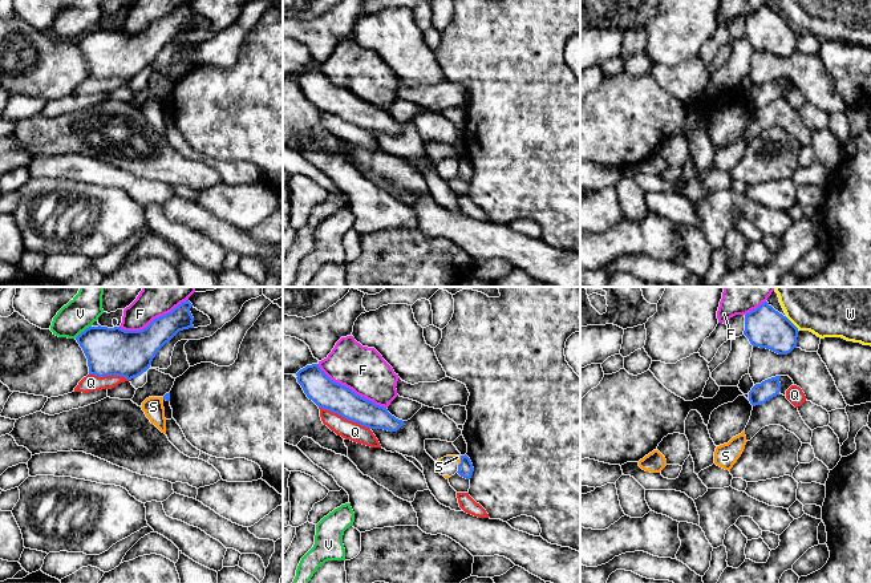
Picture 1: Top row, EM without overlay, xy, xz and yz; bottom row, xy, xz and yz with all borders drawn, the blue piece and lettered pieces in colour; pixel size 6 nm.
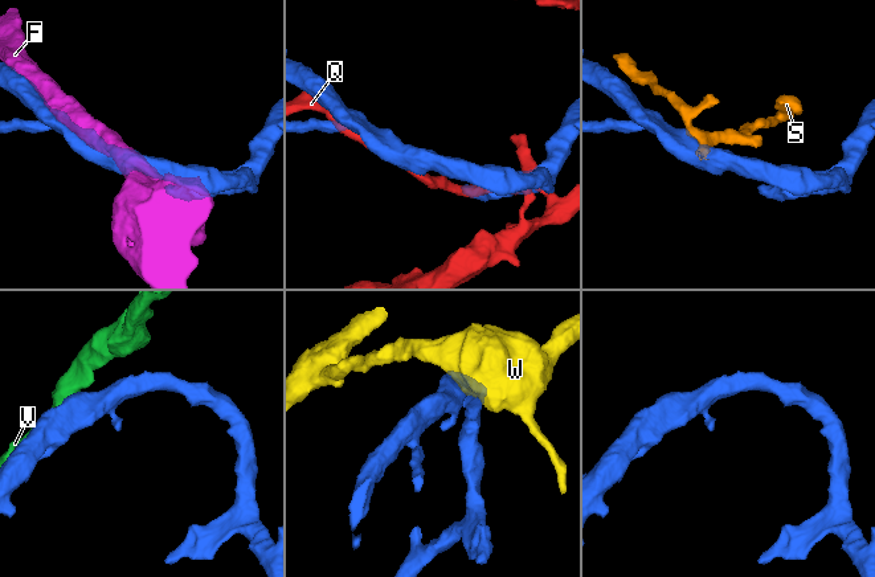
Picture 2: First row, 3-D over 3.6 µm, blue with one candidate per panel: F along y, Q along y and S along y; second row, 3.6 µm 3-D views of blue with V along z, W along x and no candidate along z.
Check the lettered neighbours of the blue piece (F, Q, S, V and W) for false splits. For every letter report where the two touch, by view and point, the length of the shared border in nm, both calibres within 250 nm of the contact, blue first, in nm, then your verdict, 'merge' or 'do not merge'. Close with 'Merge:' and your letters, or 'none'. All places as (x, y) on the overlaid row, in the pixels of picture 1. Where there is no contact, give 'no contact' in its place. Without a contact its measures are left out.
F: meets blue in xz at (351, 389); contact 500 nm long; 180 nm thick on the blue side, 280 nm on the other; do not merge
Q: meets blue in xz at (344, 417); contact 340 nm long; 180 nm thick on the blue side, 120 nm on the other; do not merge
S: meets blue in xz at (461, 461); contact 70 nm long; 100 nm thick on the blue side, 30 nm on the other; do not merge
V: meets blue in xy at (84, 331); contact 130 nm long; 280 nm thick on the blue side, 200 nm on the other; do not merge
W: meets blue in yz at (793, 324); contact 130 nm long; 240 nm thick on the blue side, 480 nm on the other; do not merge
Merge: none

